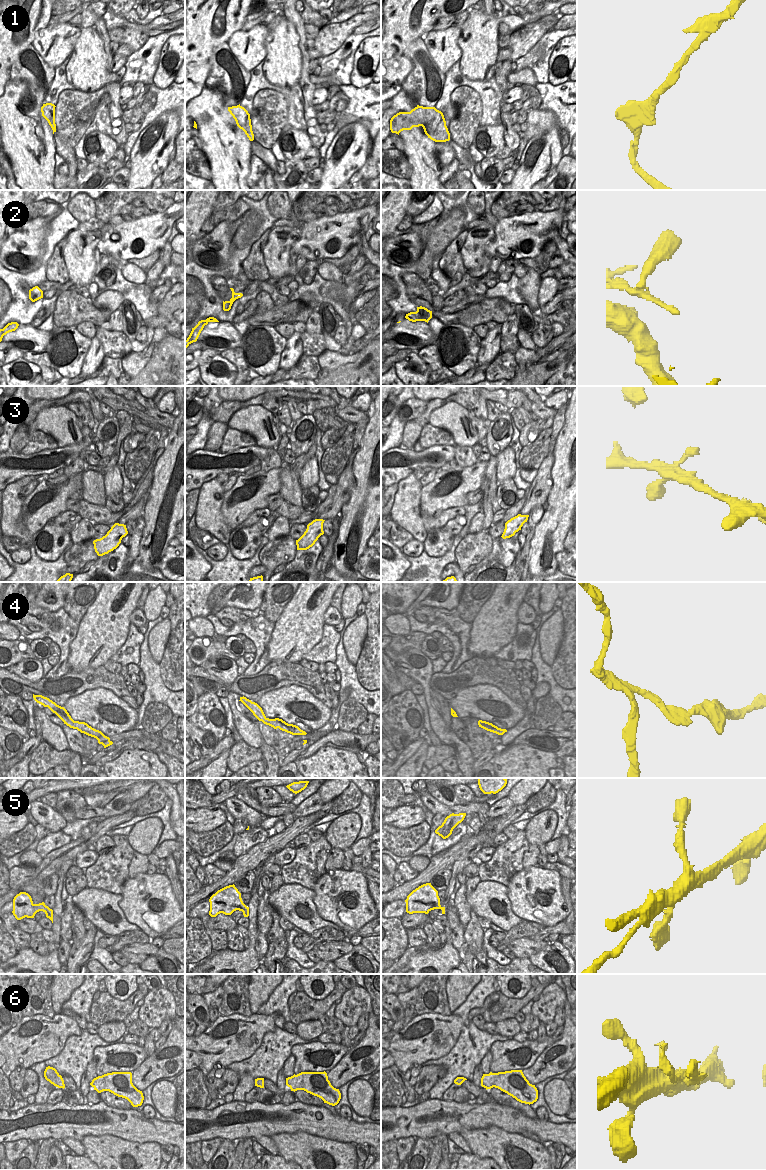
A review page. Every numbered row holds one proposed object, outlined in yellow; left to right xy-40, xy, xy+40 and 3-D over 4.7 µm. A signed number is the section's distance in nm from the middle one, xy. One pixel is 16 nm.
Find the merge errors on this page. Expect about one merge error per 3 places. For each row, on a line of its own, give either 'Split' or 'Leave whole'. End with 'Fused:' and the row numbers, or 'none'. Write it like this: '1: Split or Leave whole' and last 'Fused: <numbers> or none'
1: Split
2: Leave whole
3: Leave whole
4: Split
5: Leave whole
6: Leave whole
Fused: 1, 4.

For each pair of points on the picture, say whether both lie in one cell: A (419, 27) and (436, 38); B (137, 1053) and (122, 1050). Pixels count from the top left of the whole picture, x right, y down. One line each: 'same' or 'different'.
A: different
B: same

